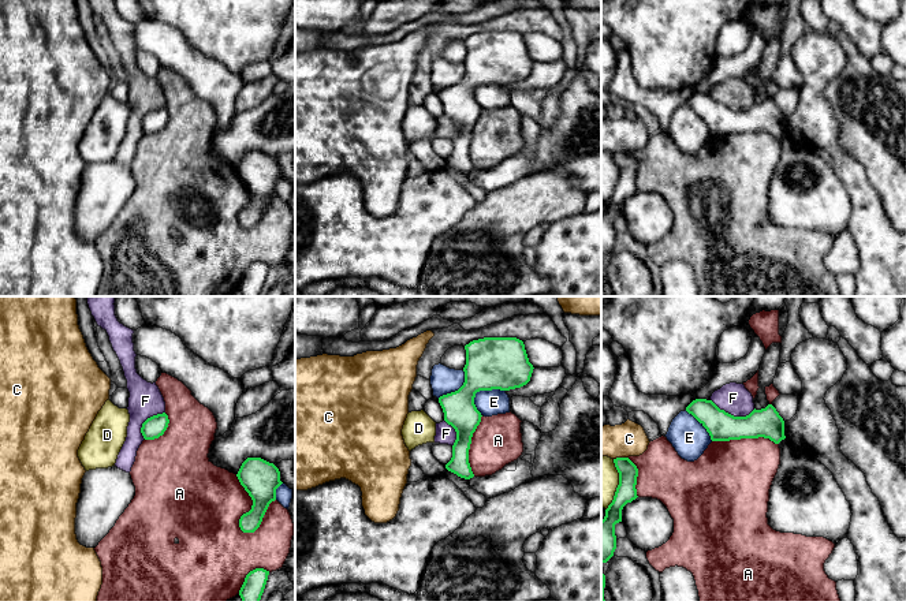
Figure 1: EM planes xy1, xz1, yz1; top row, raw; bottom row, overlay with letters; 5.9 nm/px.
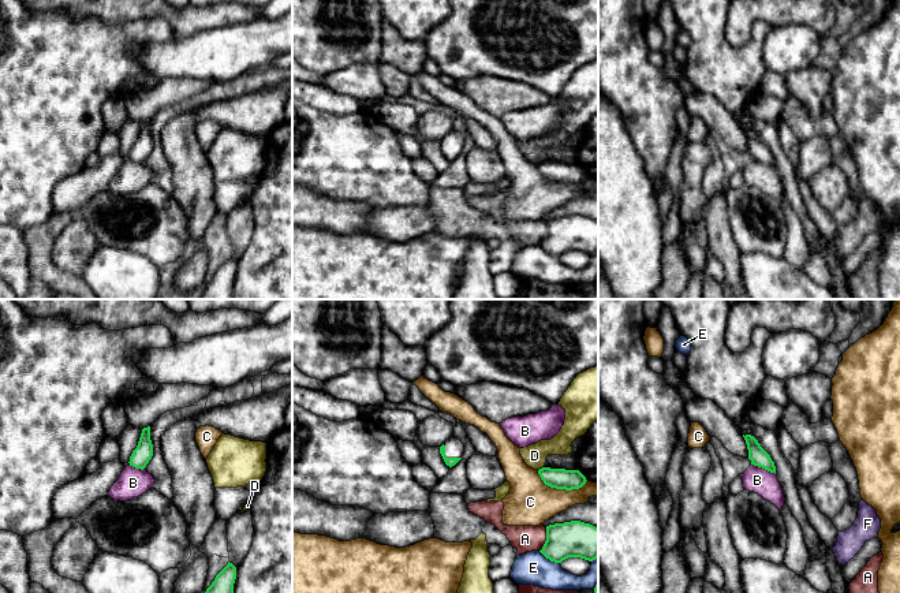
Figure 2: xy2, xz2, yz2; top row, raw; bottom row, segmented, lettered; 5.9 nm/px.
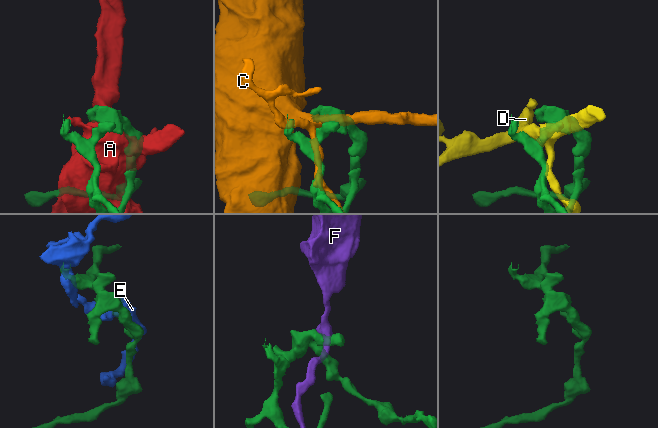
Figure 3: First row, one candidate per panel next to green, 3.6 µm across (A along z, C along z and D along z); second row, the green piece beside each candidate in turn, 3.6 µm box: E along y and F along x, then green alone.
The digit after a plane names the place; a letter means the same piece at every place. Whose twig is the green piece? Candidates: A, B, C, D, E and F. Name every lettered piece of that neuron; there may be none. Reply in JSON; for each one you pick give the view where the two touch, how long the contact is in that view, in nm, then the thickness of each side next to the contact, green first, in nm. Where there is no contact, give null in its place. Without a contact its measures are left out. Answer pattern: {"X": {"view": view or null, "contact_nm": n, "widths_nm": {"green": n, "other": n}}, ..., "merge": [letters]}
{"merge": []}

